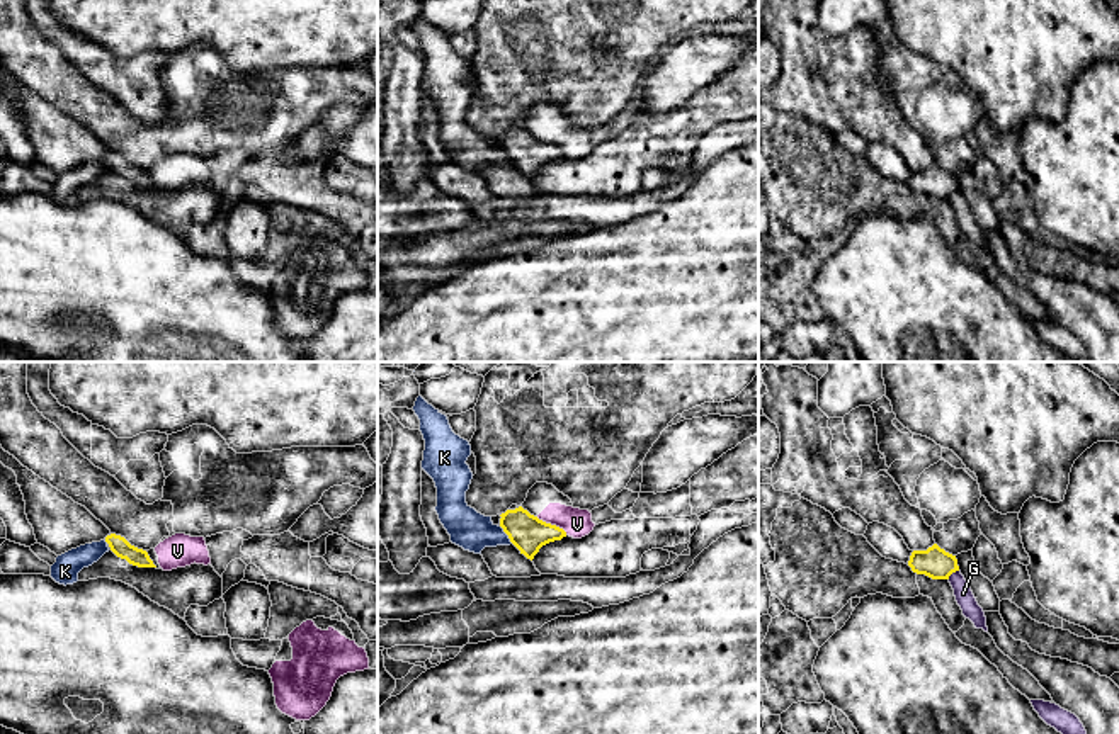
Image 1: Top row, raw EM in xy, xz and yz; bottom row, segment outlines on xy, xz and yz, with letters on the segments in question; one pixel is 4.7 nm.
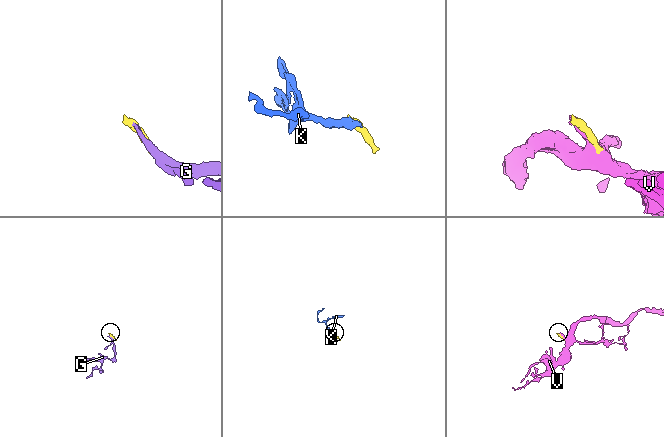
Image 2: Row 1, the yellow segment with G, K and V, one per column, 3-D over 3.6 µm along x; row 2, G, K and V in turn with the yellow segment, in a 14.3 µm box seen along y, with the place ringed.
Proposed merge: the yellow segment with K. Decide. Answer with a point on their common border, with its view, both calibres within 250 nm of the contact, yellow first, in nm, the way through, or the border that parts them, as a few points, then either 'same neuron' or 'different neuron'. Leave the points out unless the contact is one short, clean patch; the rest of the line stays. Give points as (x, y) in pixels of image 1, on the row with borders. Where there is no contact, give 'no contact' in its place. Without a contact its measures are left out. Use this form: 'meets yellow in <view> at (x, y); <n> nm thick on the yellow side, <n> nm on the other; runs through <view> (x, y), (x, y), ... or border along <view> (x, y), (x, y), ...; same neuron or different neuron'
meets yellow in xz at (505, 532); 170 nm thick on the yellow side, 190 nm on the other; border along xz (500, 525), (512, 542); different neuron

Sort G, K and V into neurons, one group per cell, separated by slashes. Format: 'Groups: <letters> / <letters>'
Groups: G K / V

